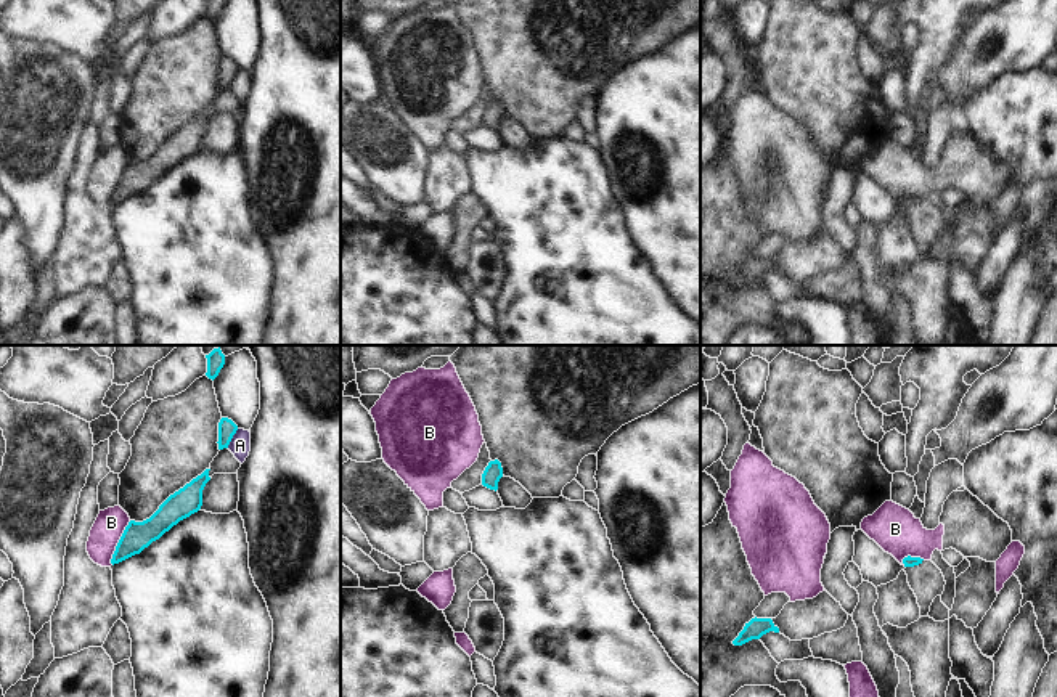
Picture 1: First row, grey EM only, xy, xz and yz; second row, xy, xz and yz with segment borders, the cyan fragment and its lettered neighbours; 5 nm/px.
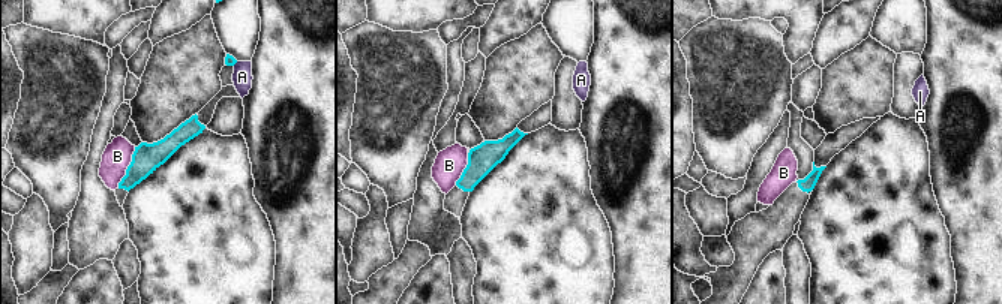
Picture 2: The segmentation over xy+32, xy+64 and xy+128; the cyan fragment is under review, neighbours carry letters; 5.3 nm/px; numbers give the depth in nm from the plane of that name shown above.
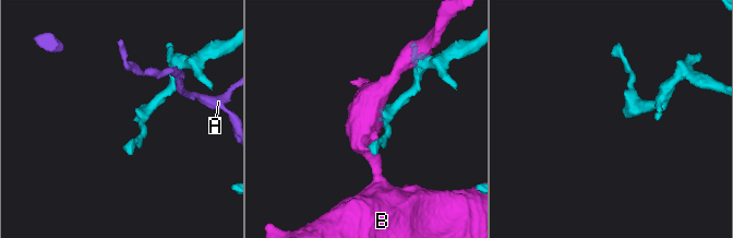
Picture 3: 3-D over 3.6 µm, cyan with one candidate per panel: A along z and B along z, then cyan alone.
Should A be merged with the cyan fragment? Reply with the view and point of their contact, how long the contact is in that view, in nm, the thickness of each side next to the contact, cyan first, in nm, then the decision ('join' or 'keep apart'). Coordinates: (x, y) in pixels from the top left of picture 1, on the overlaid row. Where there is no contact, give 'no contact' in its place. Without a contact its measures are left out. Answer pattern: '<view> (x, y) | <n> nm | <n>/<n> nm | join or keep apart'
xy (232, 437) | 110 nm | 90/110 nm | keep apart

